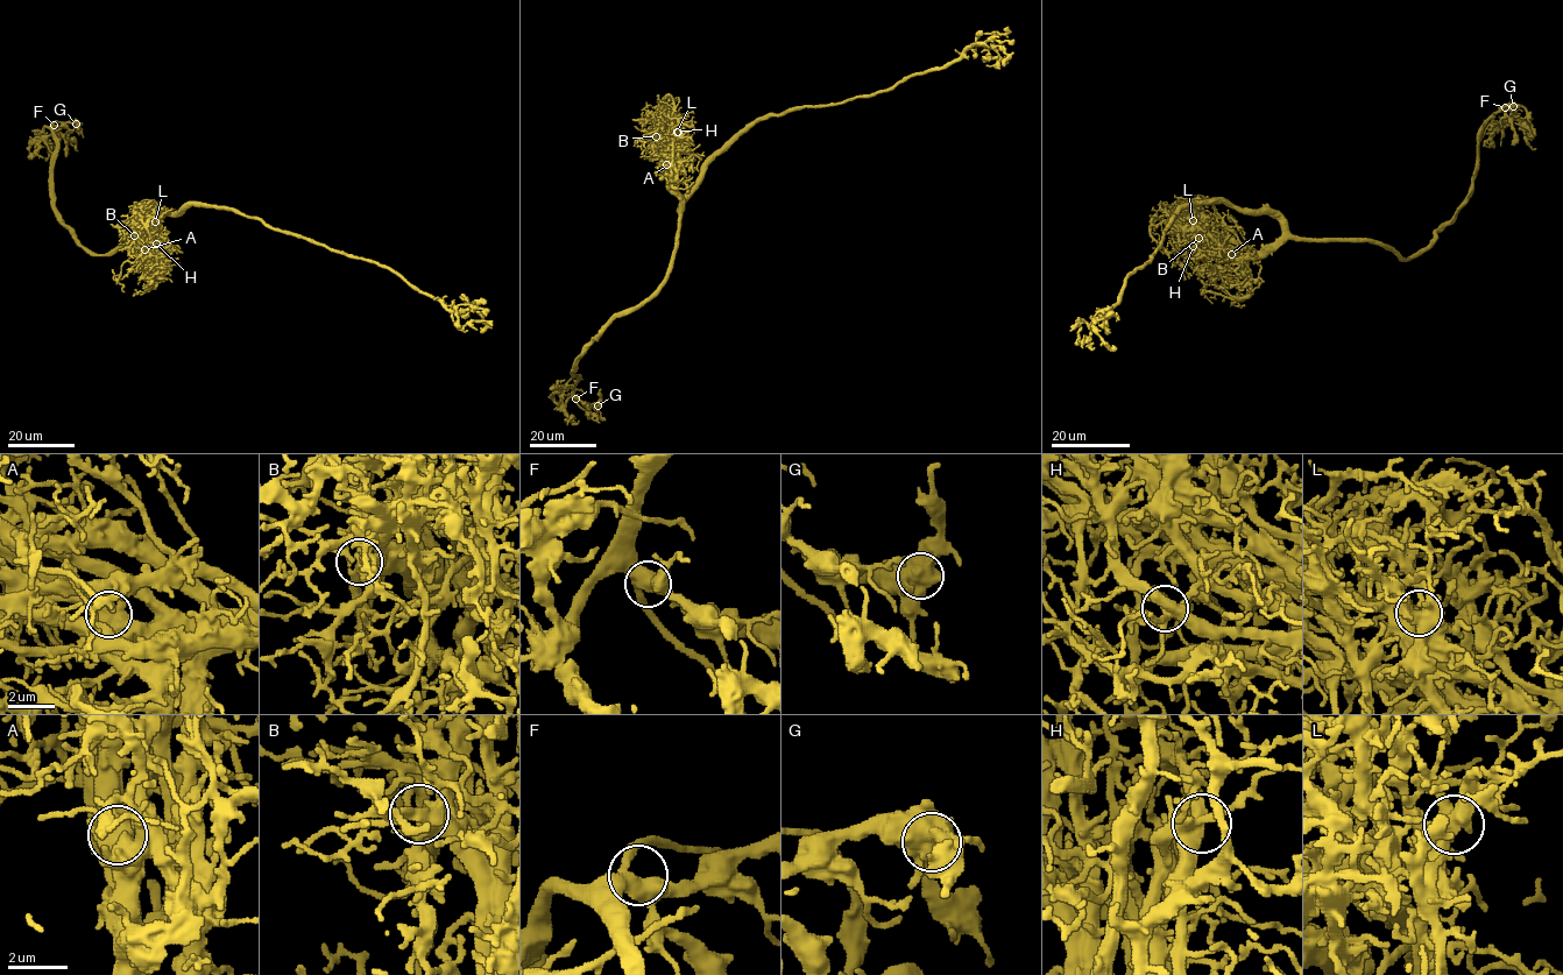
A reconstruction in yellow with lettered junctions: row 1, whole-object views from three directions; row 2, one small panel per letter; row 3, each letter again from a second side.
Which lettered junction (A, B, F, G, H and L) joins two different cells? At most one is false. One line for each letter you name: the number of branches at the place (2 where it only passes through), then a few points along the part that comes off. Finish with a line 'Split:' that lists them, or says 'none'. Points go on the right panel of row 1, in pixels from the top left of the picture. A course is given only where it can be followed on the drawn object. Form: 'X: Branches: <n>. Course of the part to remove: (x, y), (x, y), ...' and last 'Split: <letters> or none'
Split: none

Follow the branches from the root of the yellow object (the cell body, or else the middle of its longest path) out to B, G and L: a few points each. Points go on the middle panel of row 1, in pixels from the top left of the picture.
B: (697, 181), (681, 207), (681, 198), (670, 179), (664, 145), (656, 136)
G: (697, 181), (681, 203), (678, 247), (667, 278), (649, 297), (621, 312), (575, 361), (574, 395), (598, 405)
L: (697, 181), (681, 207), (681, 198), (672, 189), (667, 172), (670, 134), (677, 132)

